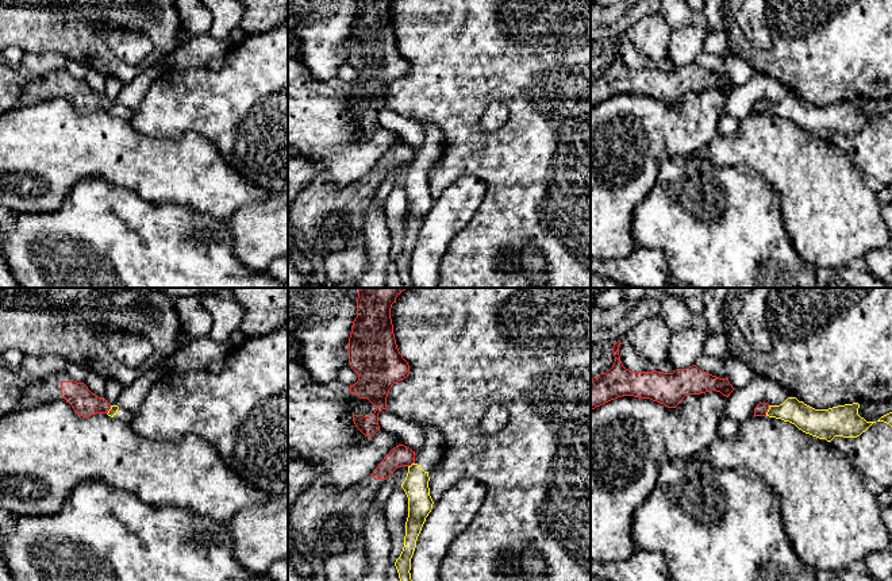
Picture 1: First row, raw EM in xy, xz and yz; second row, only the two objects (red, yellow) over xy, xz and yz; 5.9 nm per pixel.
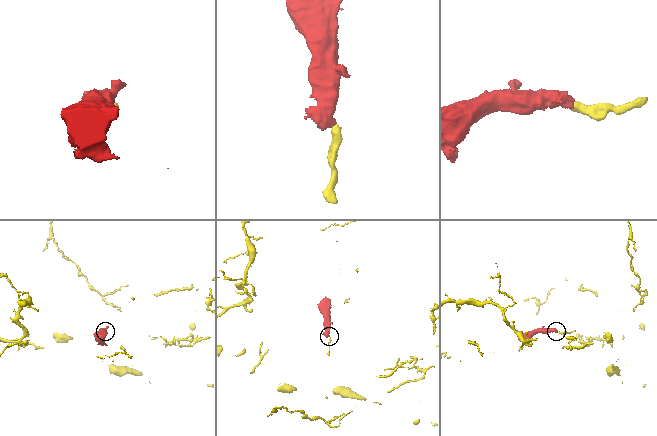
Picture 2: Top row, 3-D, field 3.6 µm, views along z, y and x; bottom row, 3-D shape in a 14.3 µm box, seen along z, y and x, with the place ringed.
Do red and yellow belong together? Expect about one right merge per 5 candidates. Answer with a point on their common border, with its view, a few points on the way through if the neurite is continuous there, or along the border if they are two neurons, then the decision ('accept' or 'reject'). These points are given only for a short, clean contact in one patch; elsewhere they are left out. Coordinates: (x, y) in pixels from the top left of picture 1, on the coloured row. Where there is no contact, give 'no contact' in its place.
yz (768, 408) | along yz (769, 406), (765, 414) | reject

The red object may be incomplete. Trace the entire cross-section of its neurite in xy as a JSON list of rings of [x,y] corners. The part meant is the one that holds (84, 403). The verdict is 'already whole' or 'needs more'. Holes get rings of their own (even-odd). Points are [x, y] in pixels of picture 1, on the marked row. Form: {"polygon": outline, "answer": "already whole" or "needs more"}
{"polygon": [[[66,372],[43,378],[23,378],[19,408],[34,408],[39,404],[66,401],[78,416],[108,413],[111,404],[92,393],[84,382],[74,381]]], "answer": "needs more"}

